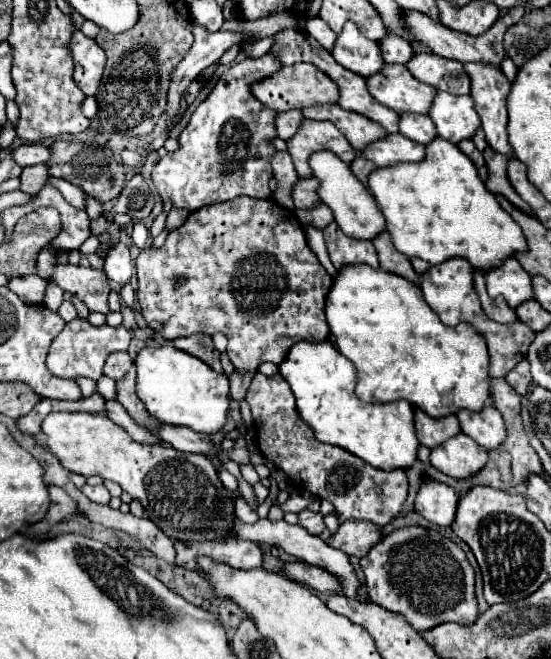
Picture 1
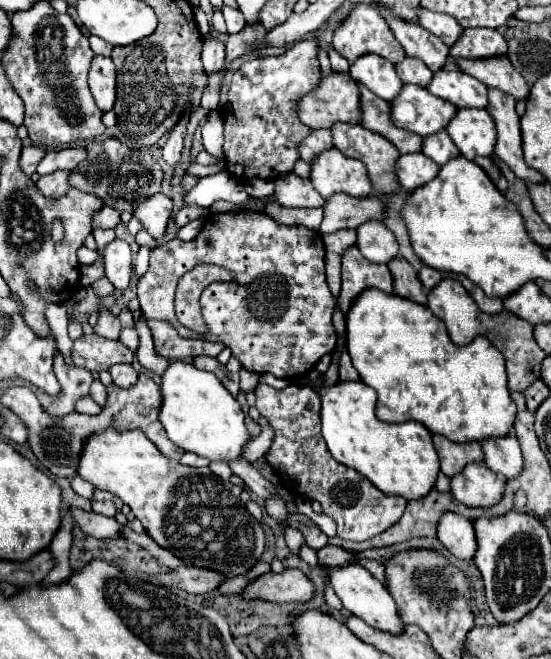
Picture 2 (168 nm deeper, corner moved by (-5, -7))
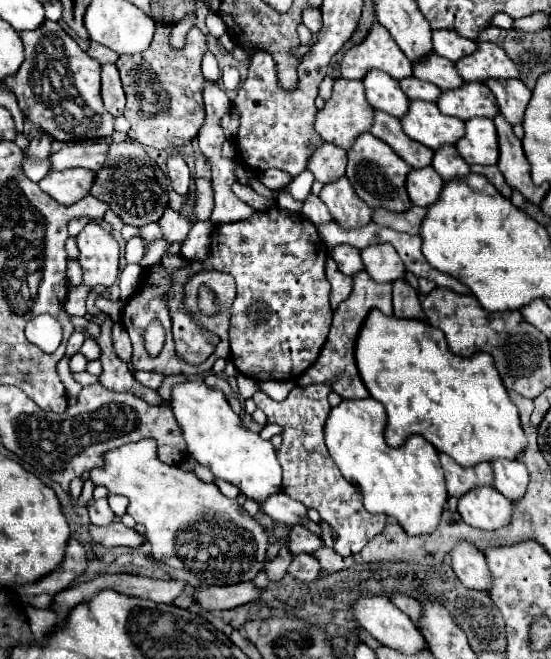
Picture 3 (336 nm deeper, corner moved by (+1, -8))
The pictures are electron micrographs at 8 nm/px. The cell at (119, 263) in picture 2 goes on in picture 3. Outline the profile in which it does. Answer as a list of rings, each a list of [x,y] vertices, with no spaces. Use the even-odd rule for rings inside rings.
[[[91,221],[75,239],[81,251],[83,283],[89,287],[111,287],[119,277],[119,245],[115,237]]]

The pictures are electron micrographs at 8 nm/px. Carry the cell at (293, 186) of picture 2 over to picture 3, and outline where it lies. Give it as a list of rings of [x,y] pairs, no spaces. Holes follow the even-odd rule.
[[[309,195],[309,199],[303,203],[303,211],[301,211],[301,213],[303,213],[311,223],[315,223],[317,227],[333,221],[333,217],[329,215],[329,209],[325,207],[325,203],[323,203],[317,195]]]

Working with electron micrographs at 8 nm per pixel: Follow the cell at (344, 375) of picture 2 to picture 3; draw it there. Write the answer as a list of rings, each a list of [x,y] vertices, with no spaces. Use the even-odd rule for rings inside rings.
[[[359,271],[357,275],[353,275],[353,283],[355,283],[353,293],[333,313],[331,331],[329,331],[329,337],[325,341],[325,347],[321,349],[321,355],[297,379],[299,387],[307,387],[307,385],[313,385],[313,383],[325,383],[325,385],[331,385],[341,395],[341,399],[367,399],[369,397],[369,391],[365,389],[365,385],[361,381],[361,375],[357,371],[355,339],[357,339],[359,329],[361,329],[363,321],[367,319],[369,311],[379,309],[385,315],[393,315],[393,307],[391,307],[391,283],[377,283],[377,281],[373,281],[369,277],[367,271]]]

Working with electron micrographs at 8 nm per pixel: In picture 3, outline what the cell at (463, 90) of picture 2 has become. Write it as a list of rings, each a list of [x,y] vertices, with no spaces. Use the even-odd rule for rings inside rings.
[[[465,83],[459,89],[443,91],[437,101],[437,107],[443,115],[451,115],[461,121],[473,117],[493,119],[499,113],[495,95],[483,83]]]

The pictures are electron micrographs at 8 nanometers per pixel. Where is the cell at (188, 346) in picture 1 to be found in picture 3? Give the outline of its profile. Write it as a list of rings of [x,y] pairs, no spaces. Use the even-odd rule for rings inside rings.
[[[207,375],[207,377],[205,377],[205,383],[207,383],[209,387],[213,387],[213,389],[223,391],[223,393],[225,393],[225,397],[227,397],[227,401],[233,401],[233,399],[237,397],[237,395],[233,393],[233,389],[229,387],[229,383],[227,383],[225,379],[217,377],[217,375]]]

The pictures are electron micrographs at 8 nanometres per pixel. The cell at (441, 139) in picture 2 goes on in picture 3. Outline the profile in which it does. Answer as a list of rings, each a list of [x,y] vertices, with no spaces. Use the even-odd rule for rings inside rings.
[[[441,147],[433,157],[433,169],[441,175],[441,179],[445,183],[471,173],[469,165],[461,159],[461,155],[457,153],[455,147]]]

